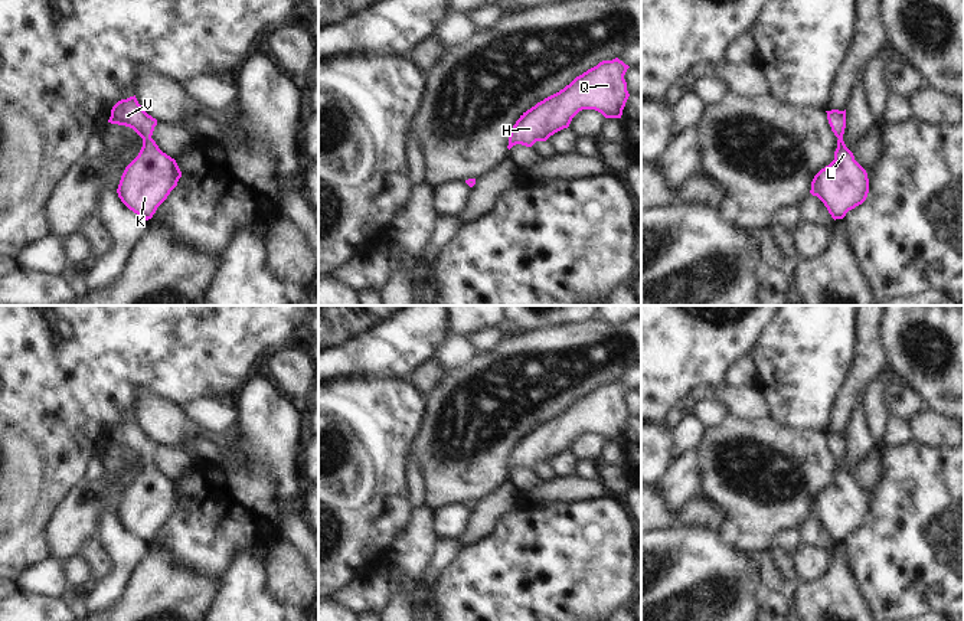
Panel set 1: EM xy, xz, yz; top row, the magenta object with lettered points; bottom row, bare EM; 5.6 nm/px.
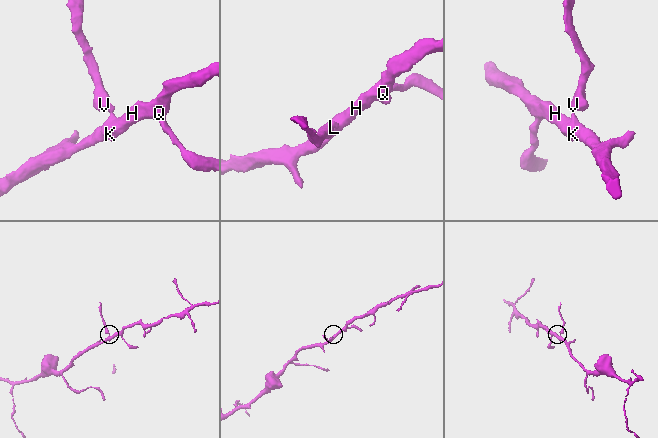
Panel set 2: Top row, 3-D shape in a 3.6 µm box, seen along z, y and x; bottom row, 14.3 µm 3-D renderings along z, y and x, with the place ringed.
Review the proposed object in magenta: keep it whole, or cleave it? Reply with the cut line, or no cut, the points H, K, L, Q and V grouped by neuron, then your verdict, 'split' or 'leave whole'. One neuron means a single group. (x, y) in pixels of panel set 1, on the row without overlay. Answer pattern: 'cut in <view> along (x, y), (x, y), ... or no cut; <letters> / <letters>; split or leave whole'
no cut; H K L Q V; leave whole

